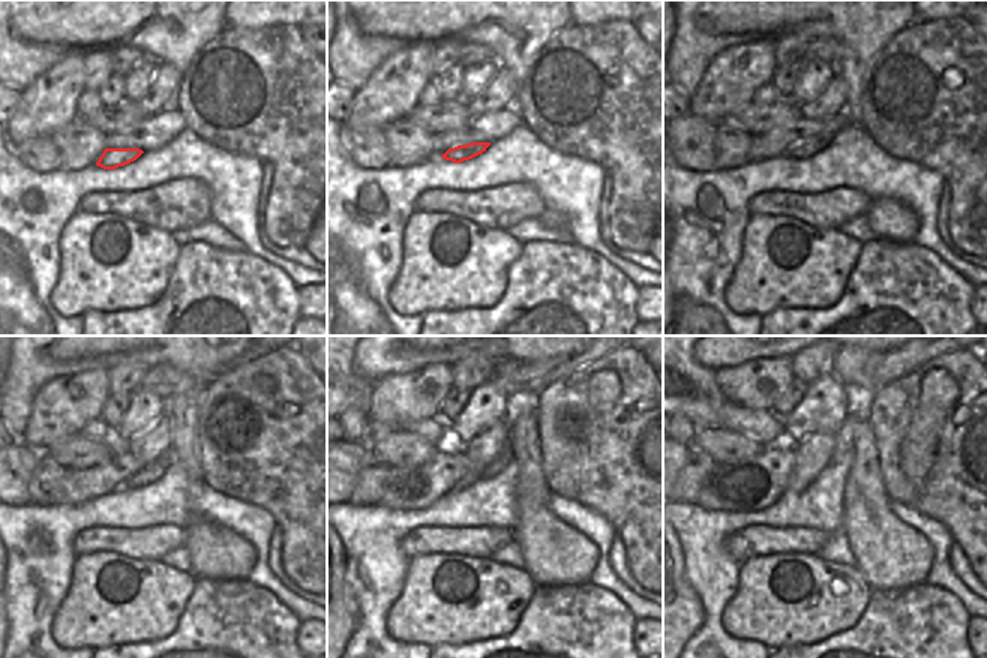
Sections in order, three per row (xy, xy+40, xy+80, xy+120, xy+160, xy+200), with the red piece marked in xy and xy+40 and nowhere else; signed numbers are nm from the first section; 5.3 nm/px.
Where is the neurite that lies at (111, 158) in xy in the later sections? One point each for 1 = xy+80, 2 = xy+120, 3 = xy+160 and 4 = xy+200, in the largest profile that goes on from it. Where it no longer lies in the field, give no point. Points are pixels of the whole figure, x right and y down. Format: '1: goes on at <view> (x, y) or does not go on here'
1: goes on at xy+80 (809, 147)
2: goes on at xy+120 (150, 472)
3: goes on at xy+160 (504, 457)
4: goes on at xy+200 (843, 436)

